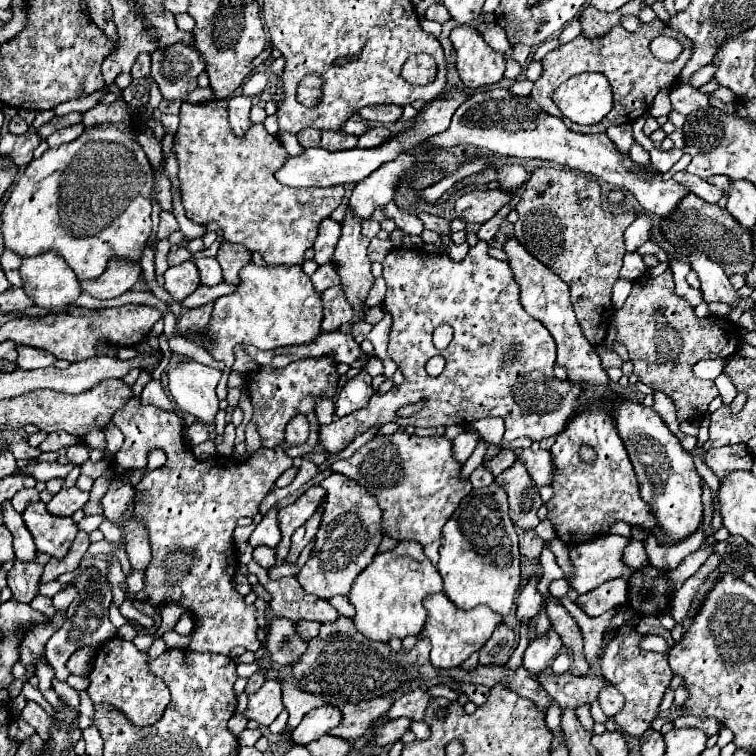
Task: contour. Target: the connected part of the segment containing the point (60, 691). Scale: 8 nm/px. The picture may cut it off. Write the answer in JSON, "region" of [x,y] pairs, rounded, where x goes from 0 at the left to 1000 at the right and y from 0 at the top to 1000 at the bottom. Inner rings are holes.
{"region":[[[74,897],[70,898],[70,909],[78,922],[87,927],[97,940],[104,943],[106,923],[103,915],[87,902],[79,902]]]}

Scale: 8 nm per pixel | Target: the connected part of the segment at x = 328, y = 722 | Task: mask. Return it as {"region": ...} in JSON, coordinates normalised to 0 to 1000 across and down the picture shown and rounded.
{"region":[[[418,935],[407,940],[399,956],[384,970],[389,985],[407,985],[421,975],[431,972],[450,956],[450,938],[447,935]]]}

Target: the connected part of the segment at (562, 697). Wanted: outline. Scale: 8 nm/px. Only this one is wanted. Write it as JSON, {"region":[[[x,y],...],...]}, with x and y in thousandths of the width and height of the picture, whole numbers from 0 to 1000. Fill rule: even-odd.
{"region":[[[722,888],[712,893],[712,903],[717,903],[722,917],[735,925],[741,935],[754,933],[757,938],[762,938],[770,930],[783,930],[804,901],[796,893],[759,896],[757,890],[730,893]]]}

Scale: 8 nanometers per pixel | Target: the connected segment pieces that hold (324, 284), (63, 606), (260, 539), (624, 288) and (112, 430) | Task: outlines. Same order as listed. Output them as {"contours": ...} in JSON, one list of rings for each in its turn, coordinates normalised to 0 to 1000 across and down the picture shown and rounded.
{"contours":[[[[437,348],[426,351],[410,369],[413,369],[413,377],[415,377],[415,382],[418,382],[421,388],[431,385],[434,380],[447,377],[447,364],[442,361],[442,351],[437,351]]],[[[90,772],[85,780],[70,788],[71,804],[75,808],[89,808],[93,798],[101,791],[101,787],[103,787],[102,779],[95,772]]],[[[360,671],[354,676],[354,681],[349,681],[349,687],[339,694],[336,705],[331,708],[331,721],[333,724],[344,724],[344,721],[352,721],[352,724],[365,724],[373,713],[370,708],[370,697],[368,697],[368,671]]],[[[817,369],[815,372],[815,377],[810,382],[810,401],[812,401],[815,409],[828,398],[828,393],[833,390],[833,382],[836,382],[836,372],[831,372],[831,369]]],[[[143,557],[143,562],[138,565],[138,575],[140,575],[140,597],[148,599],[148,602],[153,602],[156,594],[161,591],[161,583],[164,583],[161,573],[151,565],[148,557]]]]}

